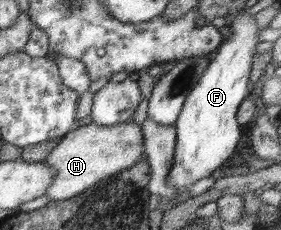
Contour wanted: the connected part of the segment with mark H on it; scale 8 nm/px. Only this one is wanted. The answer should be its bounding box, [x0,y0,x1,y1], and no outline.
[44,120,144,201]

